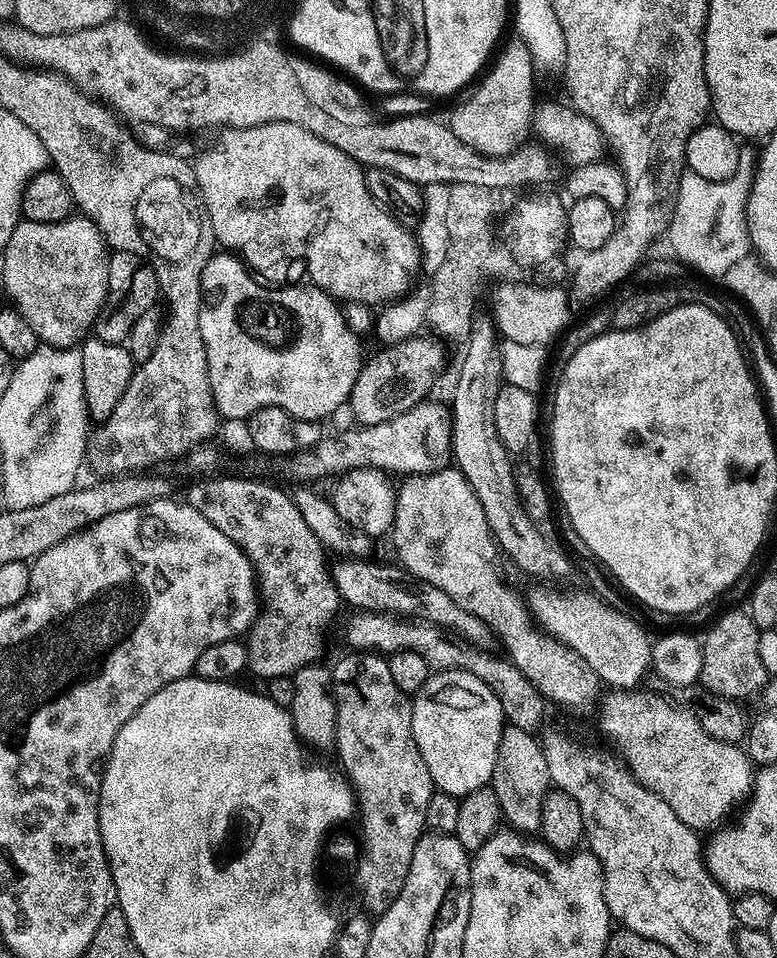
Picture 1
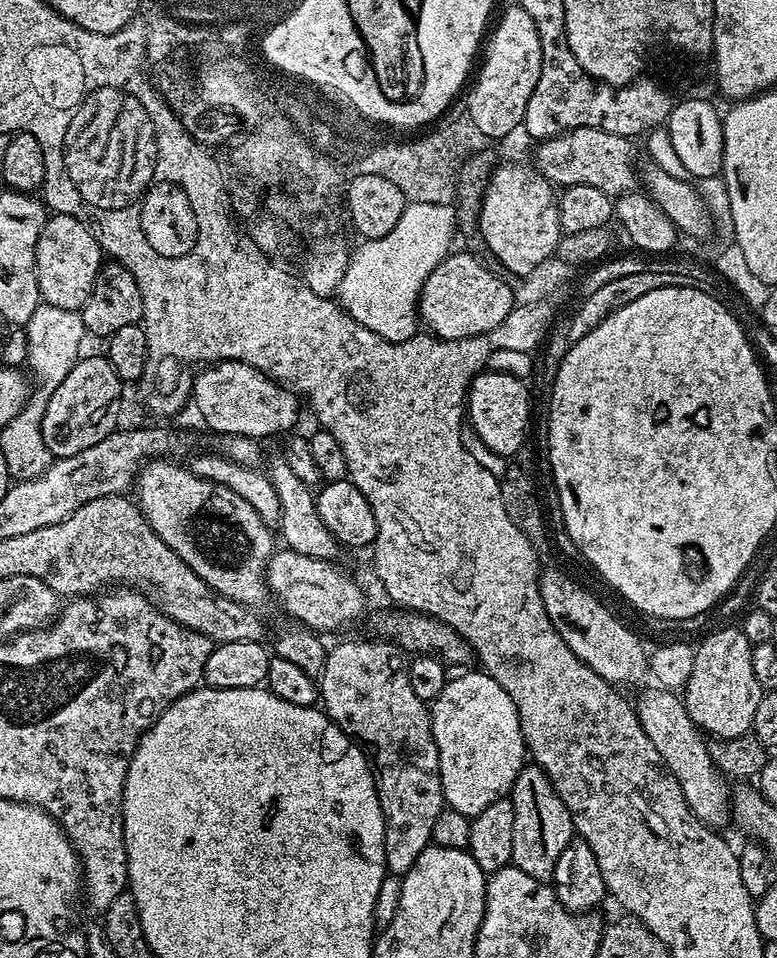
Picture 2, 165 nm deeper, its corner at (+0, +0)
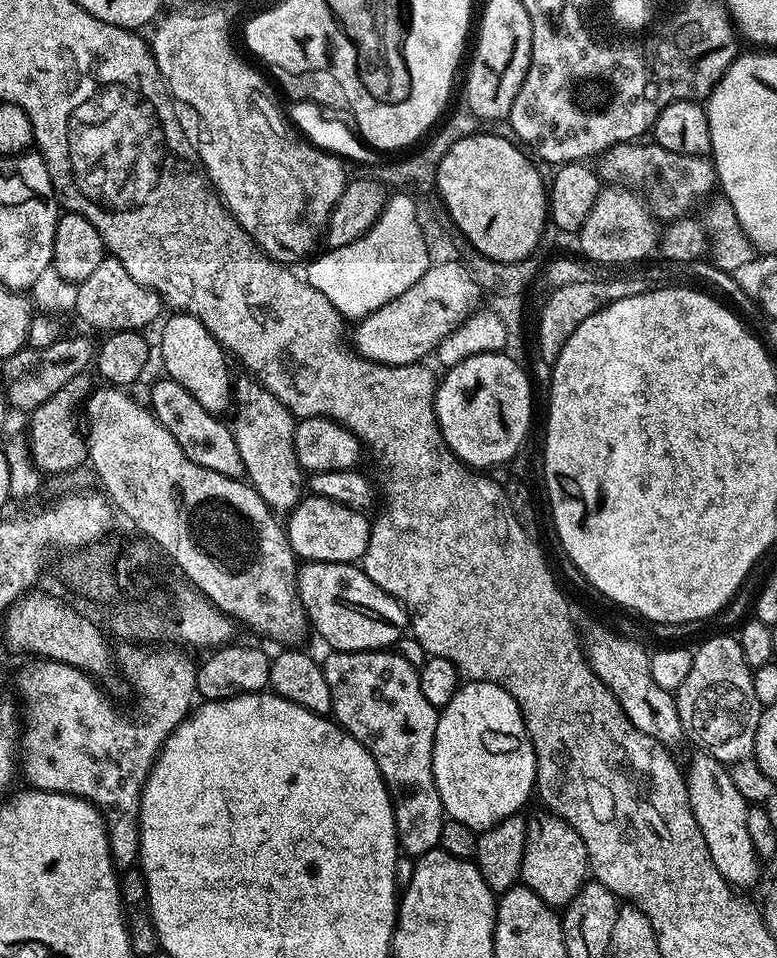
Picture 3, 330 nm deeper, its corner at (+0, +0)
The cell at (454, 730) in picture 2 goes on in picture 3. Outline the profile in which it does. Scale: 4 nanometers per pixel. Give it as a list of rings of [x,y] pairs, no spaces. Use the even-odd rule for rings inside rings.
[[[475,678],[461,683],[436,721],[432,773],[445,813],[466,826],[477,830],[492,828],[498,821],[521,811],[520,807],[527,802],[528,795],[533,795],[536,786],[536,755],[524,725],[524,715],[502,686]]]

